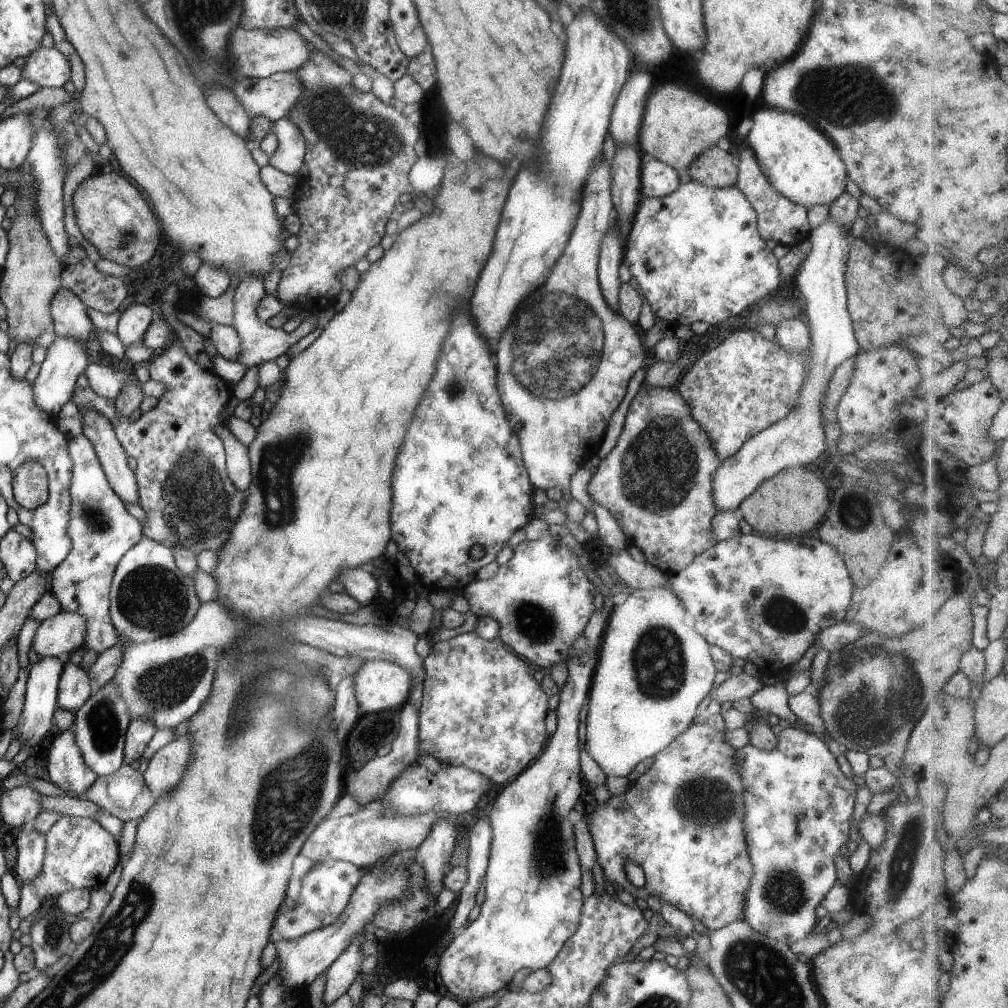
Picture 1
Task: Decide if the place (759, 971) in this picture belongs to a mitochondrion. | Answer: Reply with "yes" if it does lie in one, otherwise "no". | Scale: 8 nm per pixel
yes

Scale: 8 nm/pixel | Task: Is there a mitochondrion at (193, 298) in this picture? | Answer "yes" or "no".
no

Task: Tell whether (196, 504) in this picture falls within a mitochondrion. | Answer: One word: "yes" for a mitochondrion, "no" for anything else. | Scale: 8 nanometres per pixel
yes

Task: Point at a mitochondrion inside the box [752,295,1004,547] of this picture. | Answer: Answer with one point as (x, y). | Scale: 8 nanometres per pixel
(856, 518)

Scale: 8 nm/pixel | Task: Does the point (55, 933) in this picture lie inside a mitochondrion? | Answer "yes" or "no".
yes

